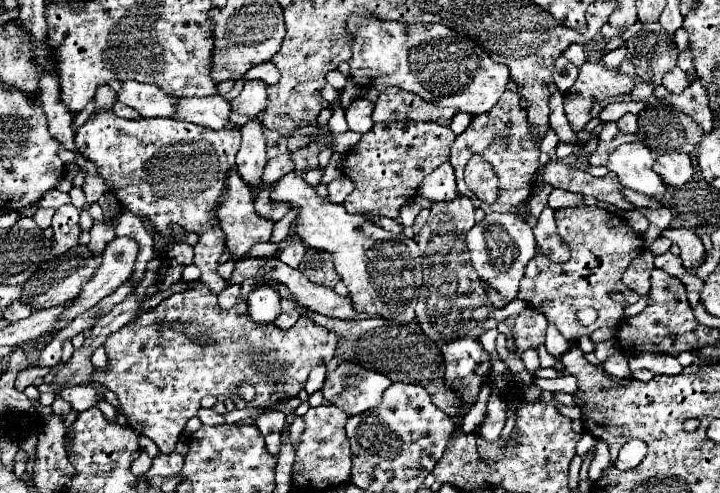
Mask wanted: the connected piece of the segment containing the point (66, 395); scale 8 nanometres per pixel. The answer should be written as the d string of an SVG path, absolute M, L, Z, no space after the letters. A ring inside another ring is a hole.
M72 386L72 388L64 388L60 392L60 396L64 400L68 400L72 404L72 408L78 410L78 412L84 412L84 410L92 408L94 404L98 404L100 400L104 400L104 394L98 392L92 386Z

